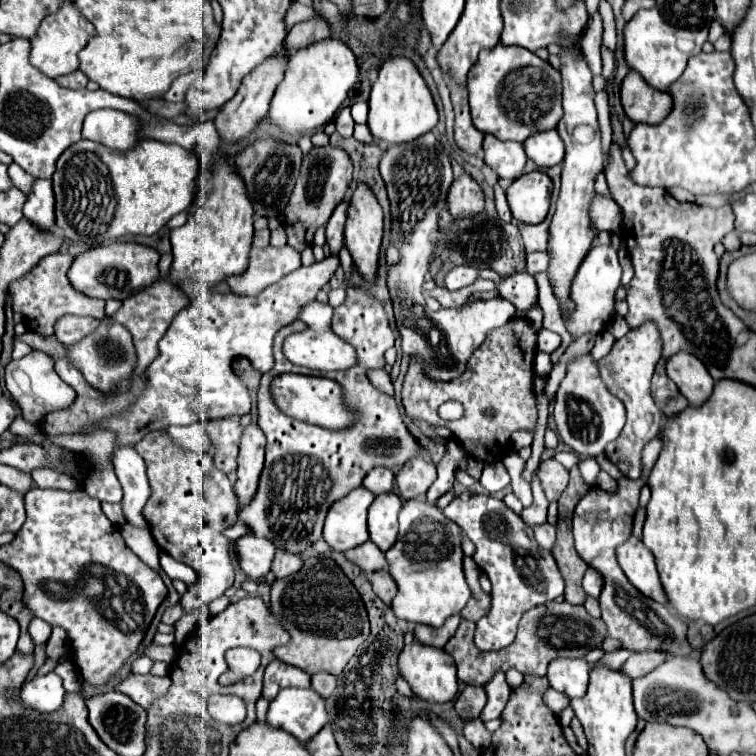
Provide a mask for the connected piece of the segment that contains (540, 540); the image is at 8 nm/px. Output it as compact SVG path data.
M545 522L541 528L533 528L533 532L535 532L535 540L541 548L545 548L545 550L553 548L553 544L555 544L555 526Z

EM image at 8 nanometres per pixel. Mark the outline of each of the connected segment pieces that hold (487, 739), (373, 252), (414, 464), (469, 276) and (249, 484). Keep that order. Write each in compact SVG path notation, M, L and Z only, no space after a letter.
M473 718L473 720L463 722L463 734L477 750L485 750L491 744L491 732L485 730L481 718Z
M357 184L351 198L349 198L349 208L347 208L347 222L345 222L345 246L349 248L355 266L359 272L371 282L377 272L377 260L379 260L379 248L381 248L381 238L383 238L383 212L381 206L371 192L367 184Z
M413 458L407 464L403 464L399 474L395 476L395 482L399 486L399 494L405 500L411 500L423 496L429 490L429 486L435 482L435 476L437 476L435 464Z
M457 266L445 276L447 290L459 290L465 286L471 286L479 278L479 270L473 266Z
M253 422L245 428L245 432L241 436L239 456L237 456L235 492L239 496L241 506L249 504L257 490L257 480L259 480L261 468L263 468L263 456L265 456L265 434Z

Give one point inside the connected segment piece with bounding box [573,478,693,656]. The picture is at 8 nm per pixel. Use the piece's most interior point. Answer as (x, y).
(602, 520)

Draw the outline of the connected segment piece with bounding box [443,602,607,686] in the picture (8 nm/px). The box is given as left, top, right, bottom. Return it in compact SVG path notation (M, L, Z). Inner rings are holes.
M549 602L533 610L527 610L519 622L517 638L501 650L481 652L473 642L473 632L475 632L475 622L463 620L457 632L451 636L451 640L443 648L455 658L459 680L463 680L465 684L473 684L473 686L483 686L497 670L505 672L513 666L523 674L531 672L531 674L545 676L547 664L553 658L559 658L559 656L583 658L589 650L599 648L607 636L605 622L601 618L593 618L585 610L585 606L573 606L567 602Z

